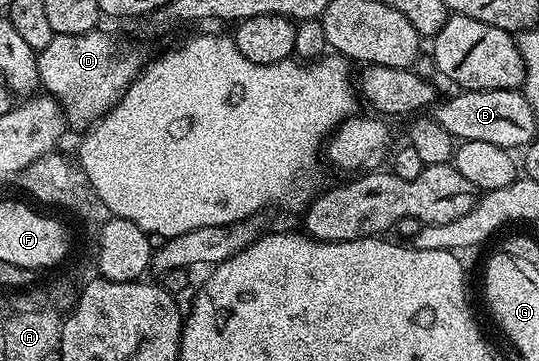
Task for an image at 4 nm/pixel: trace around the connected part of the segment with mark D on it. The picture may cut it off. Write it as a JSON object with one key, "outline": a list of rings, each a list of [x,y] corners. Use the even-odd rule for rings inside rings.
{"outline":[[[99,32],[81,35],[57,33],[49,47],[37,53],[40,86],[59,102],[67,116],[68,126],[75,128],[76,125],[79,131],[100,121],[145,68],[145,60],[133,46],[122,45],[111,33]]]}

